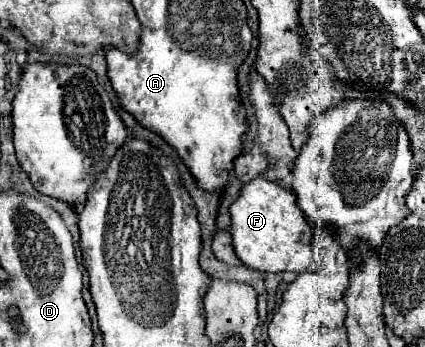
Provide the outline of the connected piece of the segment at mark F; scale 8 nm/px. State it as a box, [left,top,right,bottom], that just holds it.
[229,179,315,271]

